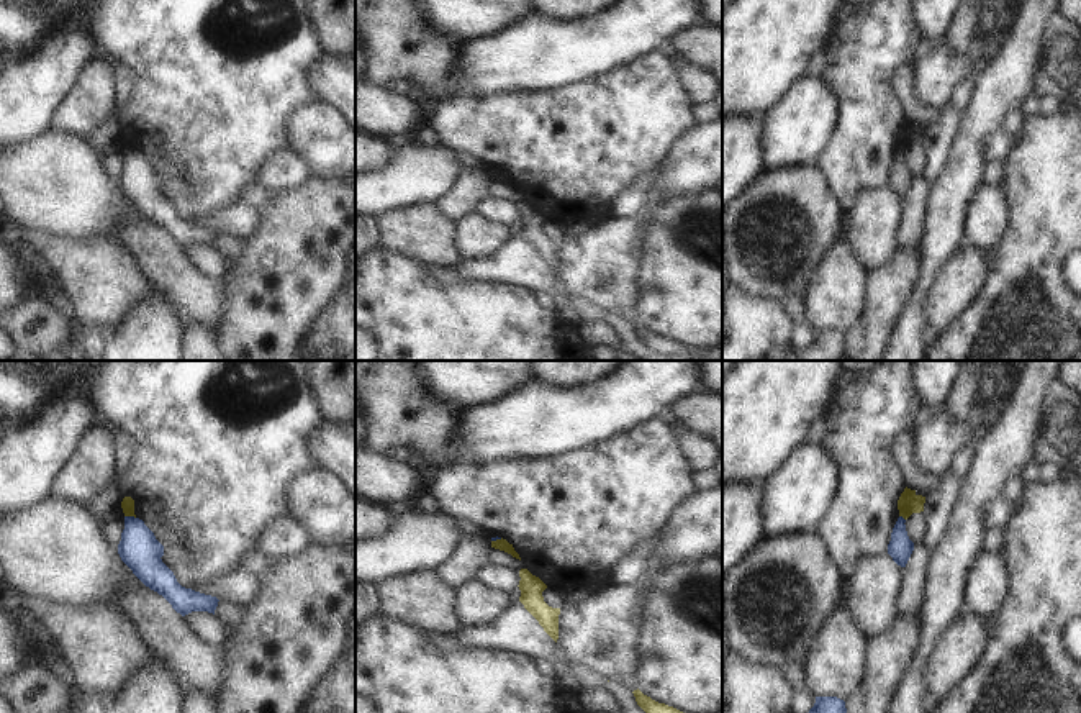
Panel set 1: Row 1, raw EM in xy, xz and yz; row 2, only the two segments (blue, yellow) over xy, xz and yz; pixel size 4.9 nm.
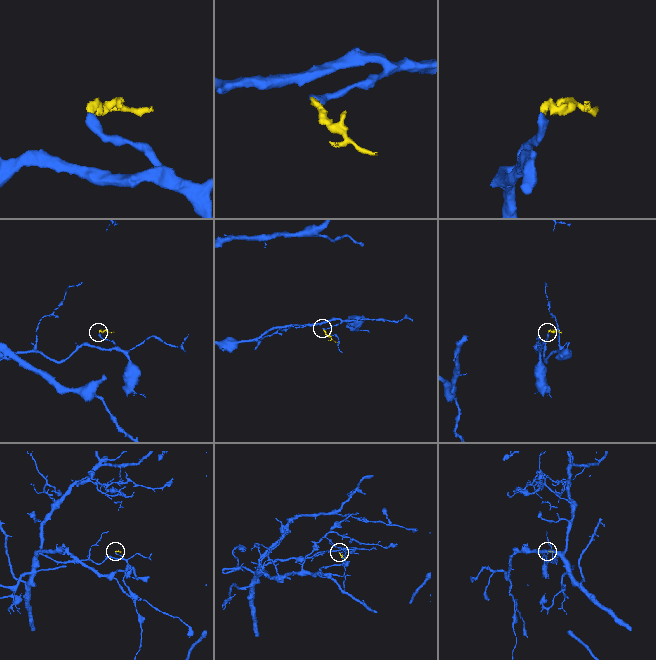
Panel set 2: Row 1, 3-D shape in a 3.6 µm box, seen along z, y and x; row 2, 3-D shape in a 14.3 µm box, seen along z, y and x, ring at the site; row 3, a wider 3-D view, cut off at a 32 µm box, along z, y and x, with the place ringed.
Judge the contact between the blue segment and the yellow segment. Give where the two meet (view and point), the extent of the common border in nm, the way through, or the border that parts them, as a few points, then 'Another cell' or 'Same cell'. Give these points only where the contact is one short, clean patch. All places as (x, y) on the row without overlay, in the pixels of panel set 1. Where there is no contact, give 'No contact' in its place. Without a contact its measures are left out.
Touches blue at xy (130, 149). Shared border 60 nm. Boundary: xy (125, 148), (135, 151). Another cell

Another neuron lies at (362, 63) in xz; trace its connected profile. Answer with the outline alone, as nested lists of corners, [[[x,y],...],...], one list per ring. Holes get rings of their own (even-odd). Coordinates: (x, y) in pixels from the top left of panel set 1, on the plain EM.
[[[355,0],[355,87],[364,80],[364,75],[369,69],[369,54],[367,46],[362,41],[359,28],[359,15],[372,3],[373,0]]]

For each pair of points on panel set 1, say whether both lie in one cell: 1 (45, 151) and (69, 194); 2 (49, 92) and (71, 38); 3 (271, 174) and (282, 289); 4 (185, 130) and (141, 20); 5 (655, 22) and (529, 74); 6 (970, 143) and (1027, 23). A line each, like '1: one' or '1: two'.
1: one
2: one
3: two
4: one
5: one
6: one

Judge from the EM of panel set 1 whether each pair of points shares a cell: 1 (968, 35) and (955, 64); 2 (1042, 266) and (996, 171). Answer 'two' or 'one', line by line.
1: two
2: two

